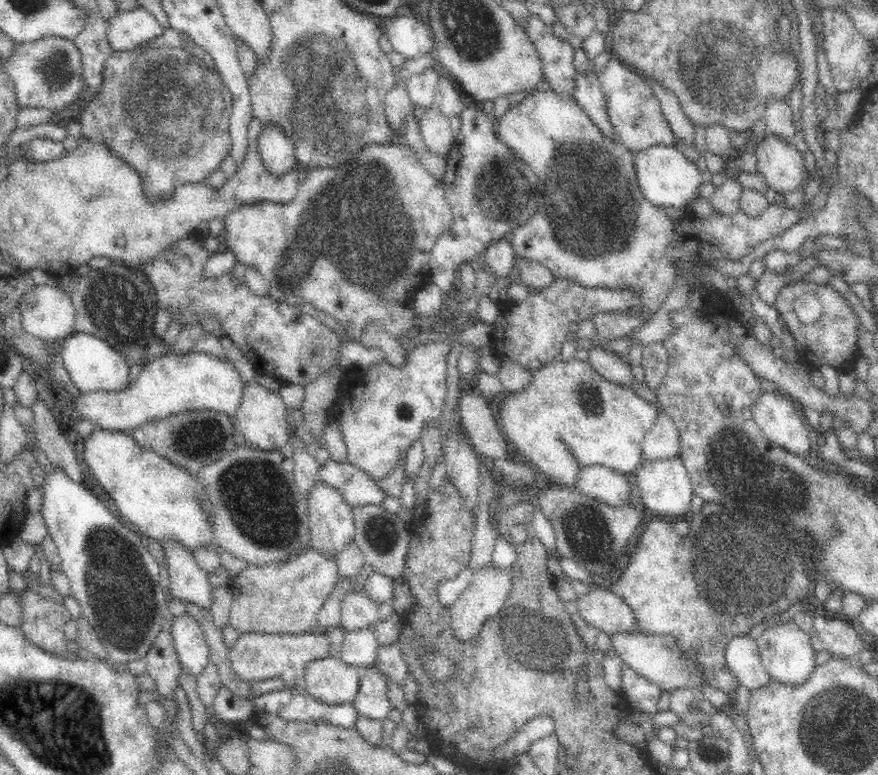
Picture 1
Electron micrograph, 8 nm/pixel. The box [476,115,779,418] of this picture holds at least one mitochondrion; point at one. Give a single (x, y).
(599, 218)

